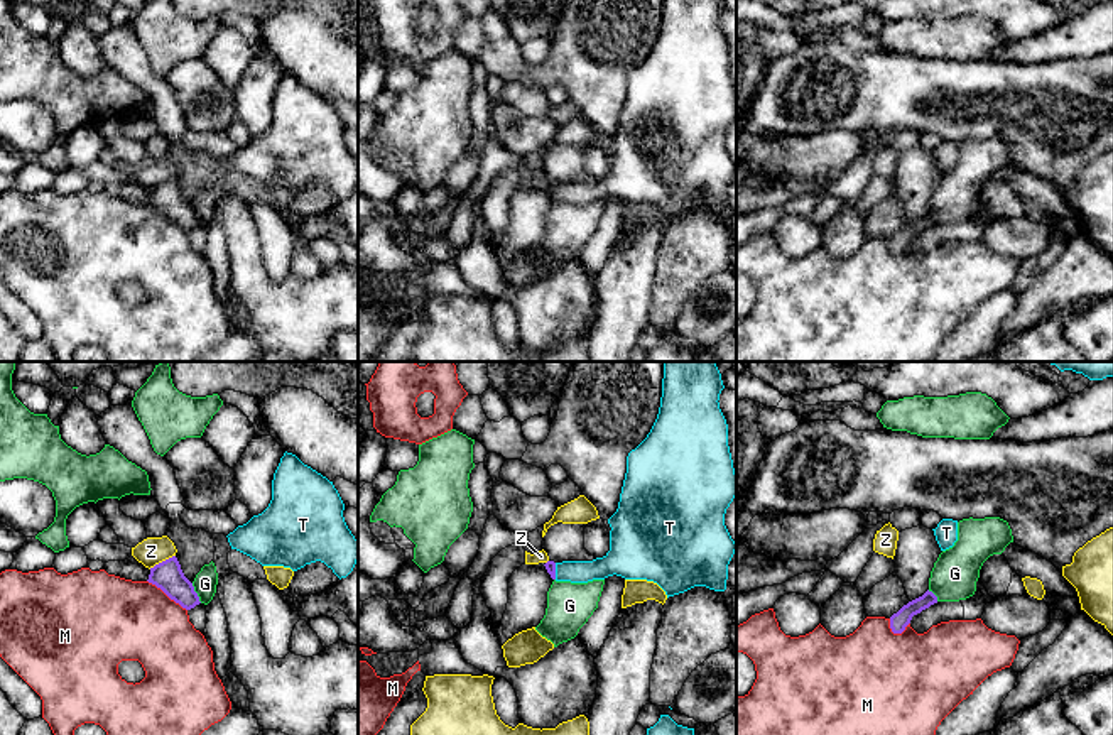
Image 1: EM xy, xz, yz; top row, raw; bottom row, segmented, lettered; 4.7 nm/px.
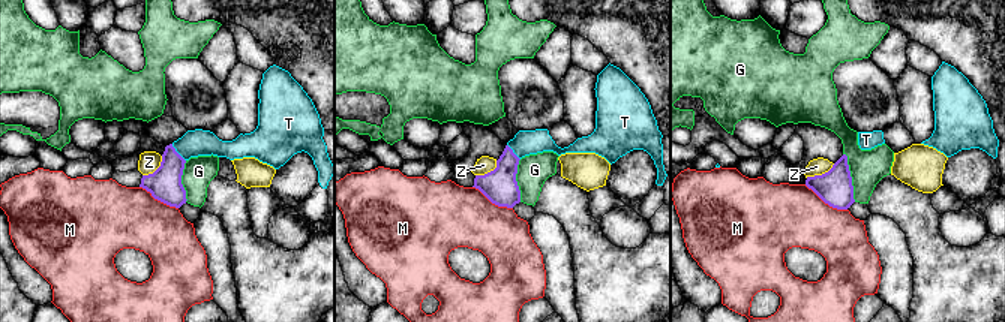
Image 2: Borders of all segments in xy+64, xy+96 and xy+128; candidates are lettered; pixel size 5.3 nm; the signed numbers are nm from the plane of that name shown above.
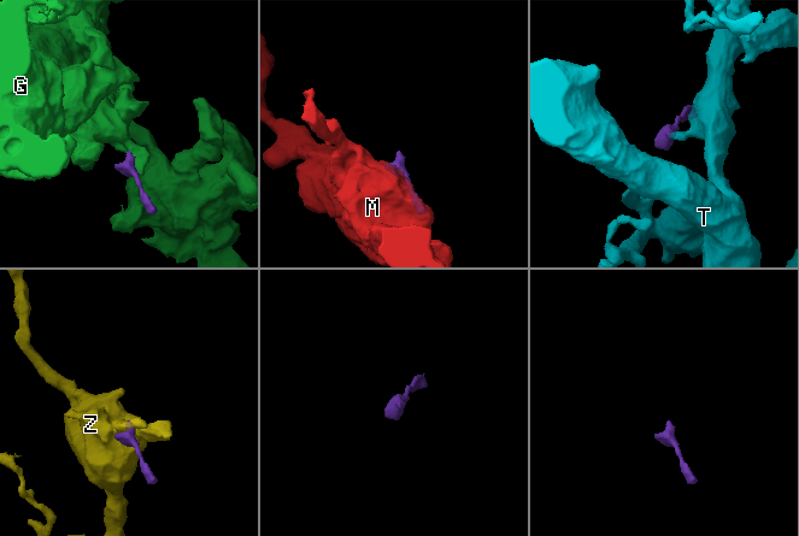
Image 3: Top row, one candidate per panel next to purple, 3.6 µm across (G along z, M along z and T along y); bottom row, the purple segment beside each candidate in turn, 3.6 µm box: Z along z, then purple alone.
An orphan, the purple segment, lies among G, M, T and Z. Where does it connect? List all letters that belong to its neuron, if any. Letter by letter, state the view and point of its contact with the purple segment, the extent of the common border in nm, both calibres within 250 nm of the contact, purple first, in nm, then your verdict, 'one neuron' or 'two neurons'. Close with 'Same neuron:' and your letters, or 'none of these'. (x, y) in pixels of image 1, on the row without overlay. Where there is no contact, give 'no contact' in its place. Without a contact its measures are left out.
G: meets purple in xy at (196, 215); contact 110 nm long; 140 nm thick on the purple side, 110 nm on the other; two neurons
M: meets purple in xy at (168, 217); contact 240 nm long; 140 nm thick on the purple side, 380 nm on the other; two neurons
T: meets purple in xz at (554, 193); contact 80 nm long; 50 nm thick on the purple side, 110 nm on the other; one neuron
Z: meets purple in xy at (162, 183); contact 140 nm long; 140 nm thick on the purple side, 140 nm on the other; two neurons
Same neuron: T

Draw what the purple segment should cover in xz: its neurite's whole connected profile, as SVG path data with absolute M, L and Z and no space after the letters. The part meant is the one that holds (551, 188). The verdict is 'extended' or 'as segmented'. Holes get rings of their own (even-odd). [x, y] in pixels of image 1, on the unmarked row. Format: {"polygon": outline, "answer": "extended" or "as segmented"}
{"polygon": "M662 0L657 41L647 59L627 78L618 130L608 140L610 172L593 182L547 182L544 188L552 201L588 204L616 196L625 201L654 203L667 220L694 208L726 211L728 186L736 172L736 164L725 147L725 135L736 118L736 95L728 68L728 46L718 24L723 10L721 0Z", "answer": "extended"}

